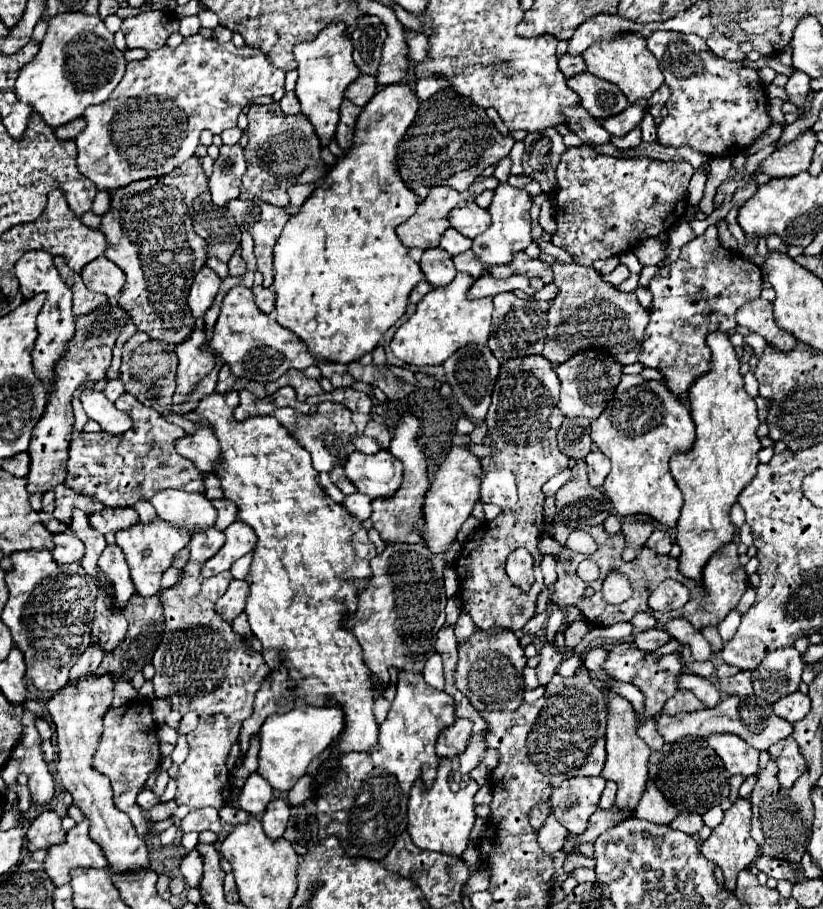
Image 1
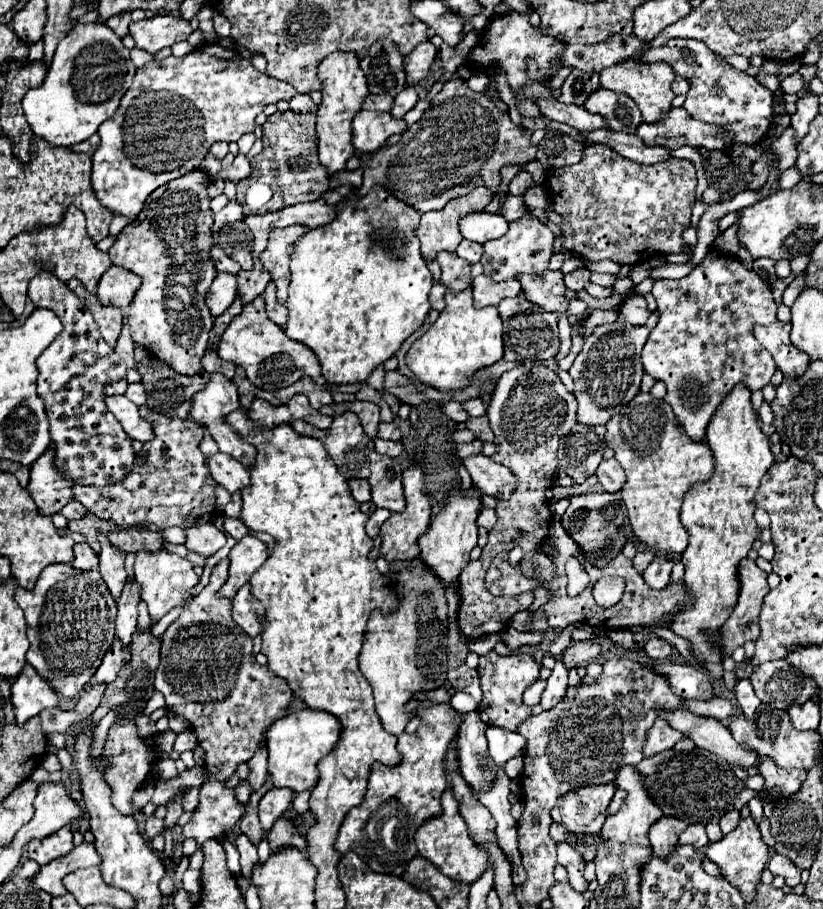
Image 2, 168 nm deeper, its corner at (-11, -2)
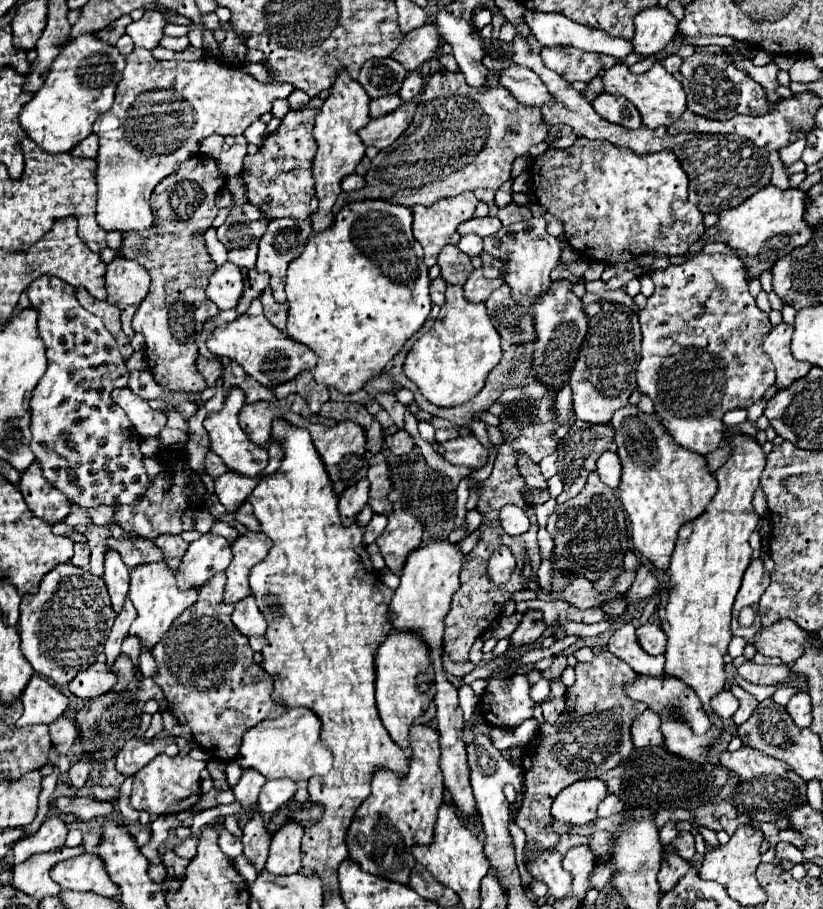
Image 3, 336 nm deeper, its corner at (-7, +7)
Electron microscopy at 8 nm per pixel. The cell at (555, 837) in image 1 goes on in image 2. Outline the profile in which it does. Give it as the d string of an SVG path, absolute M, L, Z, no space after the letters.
M559 842L559 844L557 844L557 862L567 868L567 872L569 872L569 884L571 884L577 892L585 892L585 890L587 890L587 884L589 884L589 882L583 878L585 860L583 860L583 856L575 850L573 844L569 844L569 842Z

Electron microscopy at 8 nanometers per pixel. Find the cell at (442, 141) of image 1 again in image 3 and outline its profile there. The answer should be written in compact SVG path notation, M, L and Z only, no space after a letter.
M439 71L429 77L423 93L421 103L417 107L413 123L407 127L407 131L387 149L381 149L377 157L371 161L371 169L365 175L367 185L357 191L357 197L349 197L349 201L367 201L367 199L383 199L389 203L397 203L403 207L413 205L433 205L441 197L453 197L457 191L473 191L479 201L489 205L489 217L501 219L501 223L507 227L511 223L531 219L531 211L521 205L507 205L505 209L499 209L493 203L493 195L505 181L511 179L511 165L513 161L527 153L531 145L537 145L545 141L549 131L549 125L543 123L543 113L539 107L523 105L519 103L505 87L497 85L489 91L481 91L475 87L469 87L463 79L463 73L451 73L451 71Z

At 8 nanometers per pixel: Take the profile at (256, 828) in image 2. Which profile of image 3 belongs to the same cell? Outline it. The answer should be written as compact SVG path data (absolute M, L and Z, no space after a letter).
M255 813L243 827L243 845L245 845L243 855L255 865L257 873L263 873L265 869L269 841L271 841L271 835L267 833L261 815Z

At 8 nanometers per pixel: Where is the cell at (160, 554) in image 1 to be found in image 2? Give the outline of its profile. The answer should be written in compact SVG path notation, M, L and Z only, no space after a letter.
M161 548L159 552L147 552L147 550L139 552L135 560L135 578L143 588L141 598L147 602L153 622L165 616L173 606L181 604L189 596L189 590L199 582L199 576L195 574L193 564L187 558L173 554L165 548Z

